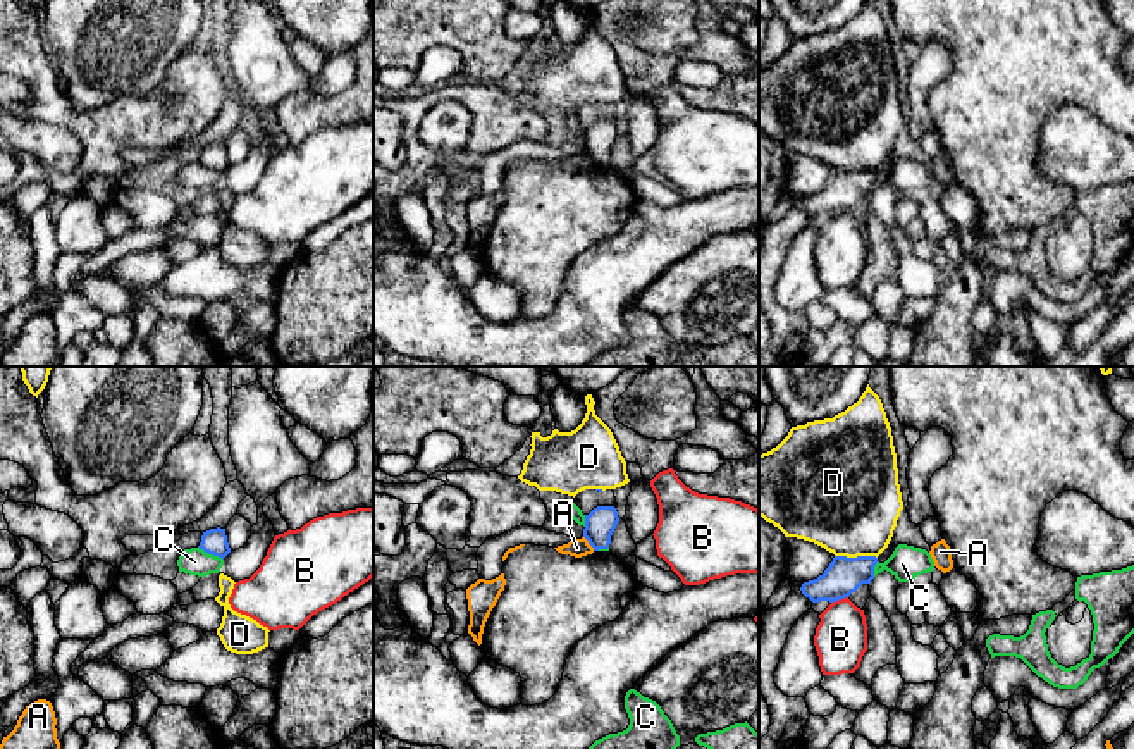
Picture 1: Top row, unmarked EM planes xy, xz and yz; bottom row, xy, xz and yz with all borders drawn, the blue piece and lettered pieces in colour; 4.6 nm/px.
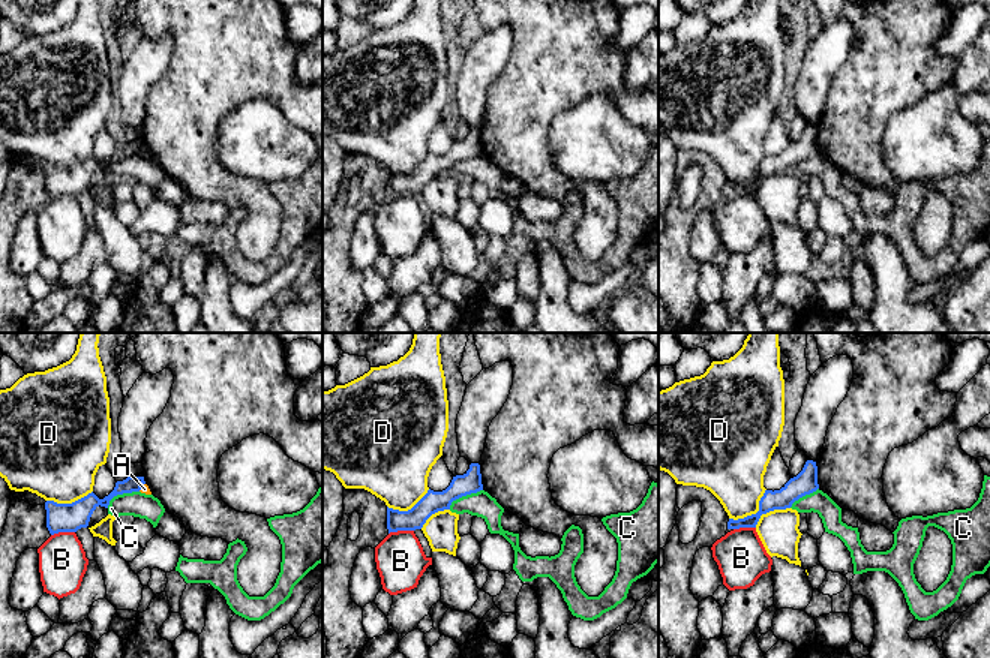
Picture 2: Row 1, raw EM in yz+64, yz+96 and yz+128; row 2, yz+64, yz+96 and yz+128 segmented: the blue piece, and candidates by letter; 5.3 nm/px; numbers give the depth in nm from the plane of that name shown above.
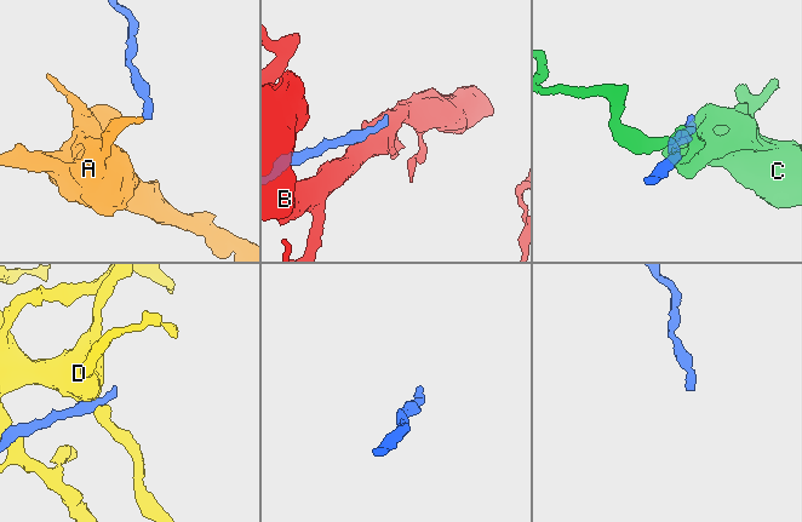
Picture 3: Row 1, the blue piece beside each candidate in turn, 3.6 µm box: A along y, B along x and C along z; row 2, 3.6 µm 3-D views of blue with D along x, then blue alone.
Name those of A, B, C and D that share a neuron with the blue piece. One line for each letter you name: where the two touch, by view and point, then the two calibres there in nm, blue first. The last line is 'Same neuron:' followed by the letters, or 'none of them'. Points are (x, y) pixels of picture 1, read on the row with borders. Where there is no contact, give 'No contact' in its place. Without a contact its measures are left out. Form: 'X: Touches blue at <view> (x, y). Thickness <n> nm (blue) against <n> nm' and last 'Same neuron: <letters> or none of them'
Same neuron: none of them

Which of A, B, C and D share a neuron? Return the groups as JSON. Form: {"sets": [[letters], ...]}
{"sets": [["A"], ["B"], ["C"], ["D"]]}

